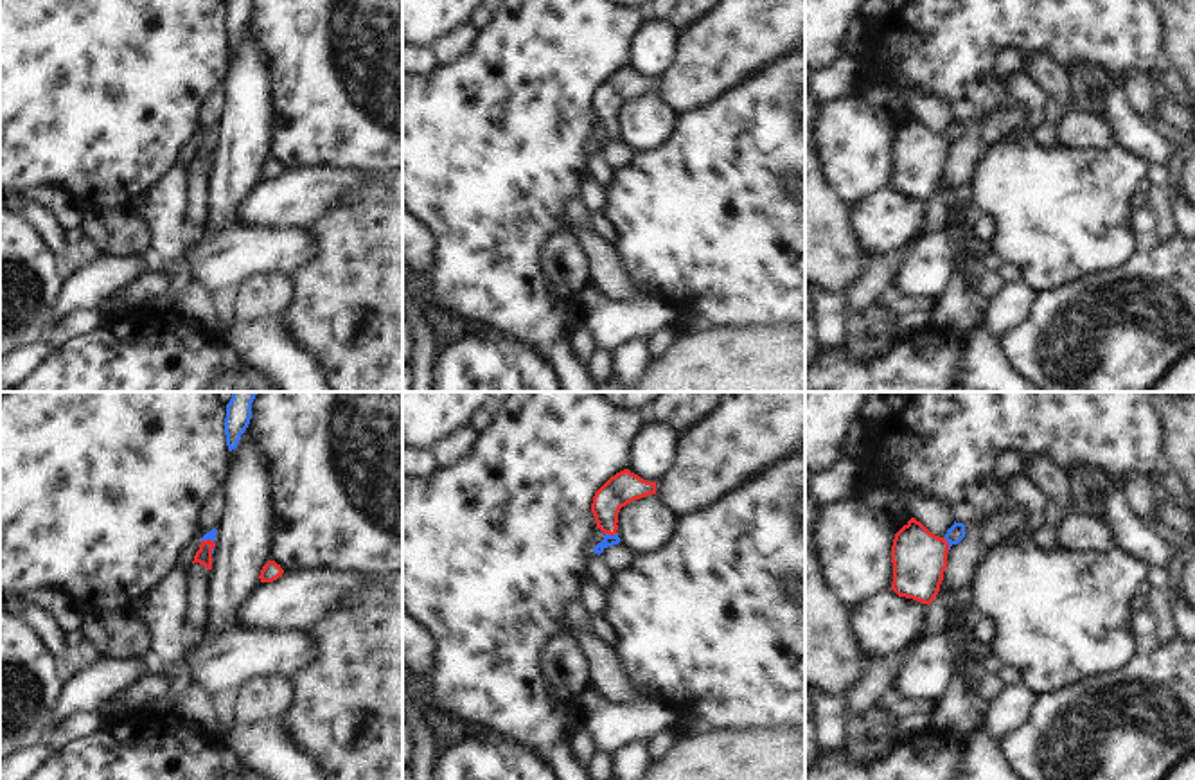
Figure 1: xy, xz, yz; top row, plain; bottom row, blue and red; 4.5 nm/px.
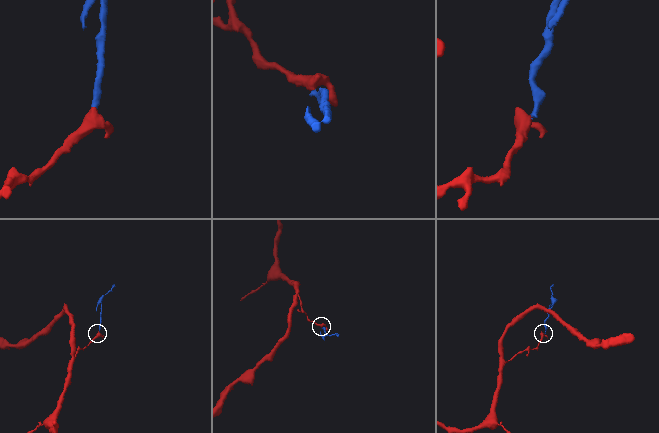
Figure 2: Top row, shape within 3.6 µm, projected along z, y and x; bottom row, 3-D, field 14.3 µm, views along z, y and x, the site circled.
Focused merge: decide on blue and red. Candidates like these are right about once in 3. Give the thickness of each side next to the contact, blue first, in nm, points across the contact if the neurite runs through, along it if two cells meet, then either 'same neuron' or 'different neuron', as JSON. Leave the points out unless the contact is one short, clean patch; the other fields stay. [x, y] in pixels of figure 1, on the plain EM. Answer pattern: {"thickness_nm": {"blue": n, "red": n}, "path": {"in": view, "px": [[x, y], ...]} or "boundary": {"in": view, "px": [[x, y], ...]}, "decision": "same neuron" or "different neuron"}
{"thickness_nm": {"blue": 80, "red": 240}, "path": {"in": "yz", "px": [[956, 130], [947, 139], [919, 155]]}, "decision": "same neuron"}

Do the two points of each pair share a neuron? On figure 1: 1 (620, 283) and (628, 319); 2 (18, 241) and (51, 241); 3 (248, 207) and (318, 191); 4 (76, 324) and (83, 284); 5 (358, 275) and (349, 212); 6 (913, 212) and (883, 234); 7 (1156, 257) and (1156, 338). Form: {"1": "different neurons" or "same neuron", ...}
{"1": "different neurons", "2": "different neurons", "3": "same neuron", "4": "different neurons", "5": "same neuron", "6": "same neuron", "7": "same neuron"}

